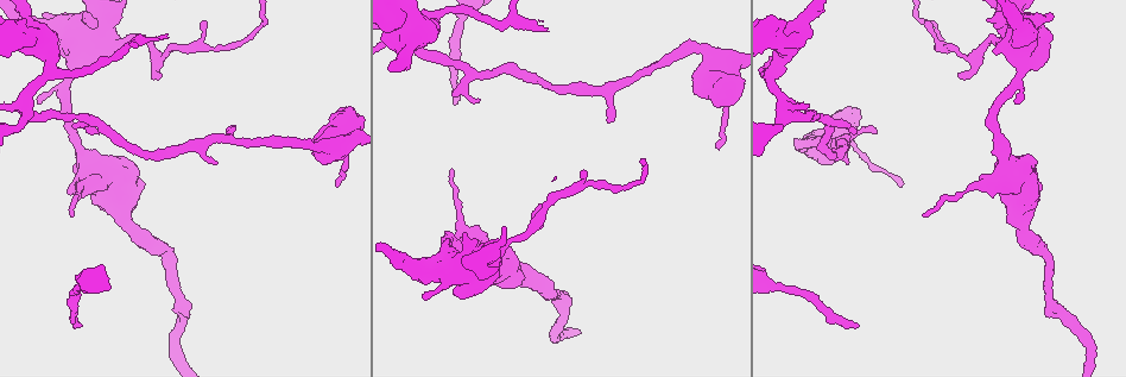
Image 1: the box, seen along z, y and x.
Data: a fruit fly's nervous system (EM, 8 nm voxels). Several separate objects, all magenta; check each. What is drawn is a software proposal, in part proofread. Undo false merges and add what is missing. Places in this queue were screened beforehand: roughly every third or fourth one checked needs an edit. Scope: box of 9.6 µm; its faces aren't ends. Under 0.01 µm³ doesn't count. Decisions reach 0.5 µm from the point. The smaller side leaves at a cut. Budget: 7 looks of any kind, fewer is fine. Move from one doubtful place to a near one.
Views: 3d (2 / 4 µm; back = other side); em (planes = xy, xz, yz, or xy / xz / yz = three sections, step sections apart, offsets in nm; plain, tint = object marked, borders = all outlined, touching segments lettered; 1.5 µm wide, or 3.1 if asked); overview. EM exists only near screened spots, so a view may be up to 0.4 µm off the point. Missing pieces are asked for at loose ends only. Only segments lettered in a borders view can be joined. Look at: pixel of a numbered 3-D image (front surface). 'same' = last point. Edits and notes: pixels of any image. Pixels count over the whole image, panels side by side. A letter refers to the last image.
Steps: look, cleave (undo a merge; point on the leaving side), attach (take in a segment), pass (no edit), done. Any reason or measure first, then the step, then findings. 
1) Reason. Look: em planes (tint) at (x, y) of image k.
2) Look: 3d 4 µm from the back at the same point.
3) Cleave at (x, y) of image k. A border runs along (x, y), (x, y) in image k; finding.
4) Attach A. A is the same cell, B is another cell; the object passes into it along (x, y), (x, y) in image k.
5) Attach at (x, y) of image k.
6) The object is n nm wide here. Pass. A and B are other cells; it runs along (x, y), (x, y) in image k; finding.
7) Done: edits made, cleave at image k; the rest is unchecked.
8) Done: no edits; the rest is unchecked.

An open end. Look: em planes (borders) at (899, 187) of image 1.

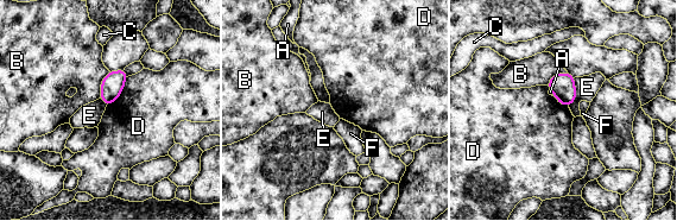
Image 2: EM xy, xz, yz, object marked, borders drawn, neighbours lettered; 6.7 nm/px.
Pass. A, B, C, D, E and F are other cells; no lettered segment goes on from it.

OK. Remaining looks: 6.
Free end. Look: 3d 4 µm from the back at (546, 28) of image 1.

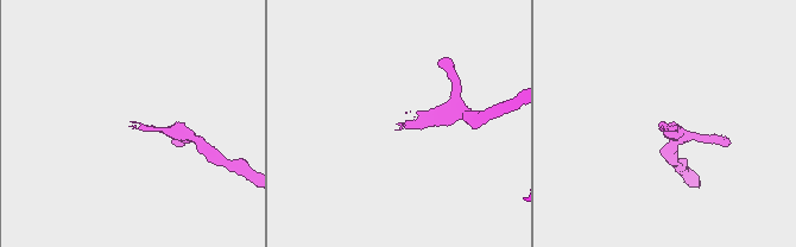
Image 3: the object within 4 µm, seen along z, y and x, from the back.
Look: em yz step 4 (tint) at (662, 121) of image 3.

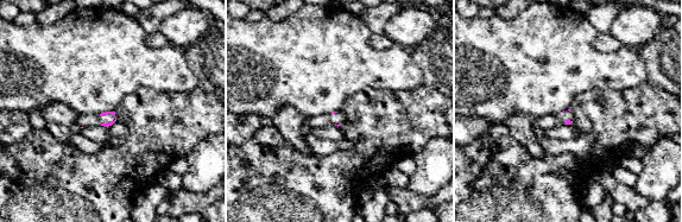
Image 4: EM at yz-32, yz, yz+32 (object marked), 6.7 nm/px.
Look: em planes (borders) at the same point.

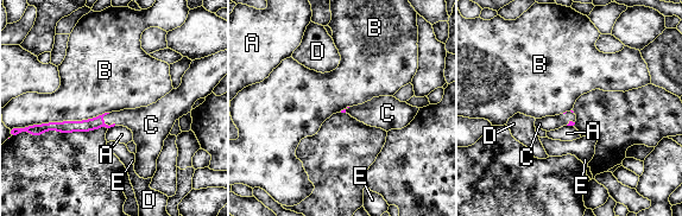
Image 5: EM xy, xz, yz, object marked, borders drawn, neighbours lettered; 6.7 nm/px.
Attach C. C is the same cell, A, B, D and E are other cells; the object passes into it along (96, 122), (107, 125), (144, 122) in image 5; it goes on there.

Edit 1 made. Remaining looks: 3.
Abrupt turn. Look: em xz step 8 (borders) at (66, 87) of image 1.

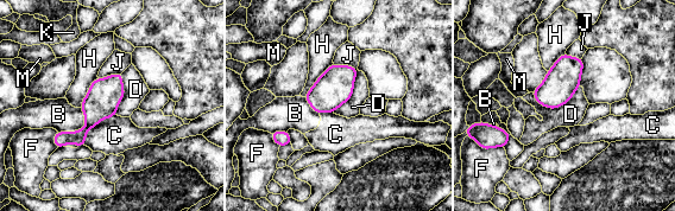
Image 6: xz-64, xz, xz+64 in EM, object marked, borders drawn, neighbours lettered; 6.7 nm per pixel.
Pass. B, C, D, F, H, J, K and M are other cells; all the same neuron.

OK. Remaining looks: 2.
Done: edits made, attach at image 5; the rest is unchecked.

